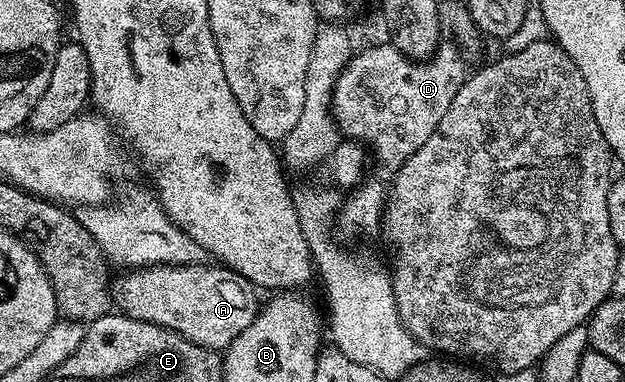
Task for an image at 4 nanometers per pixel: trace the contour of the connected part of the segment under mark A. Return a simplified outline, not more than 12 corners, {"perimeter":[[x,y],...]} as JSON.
{"perimeter":[[223,264],[142,266],[115,309],[223,352],[258,288]]}

